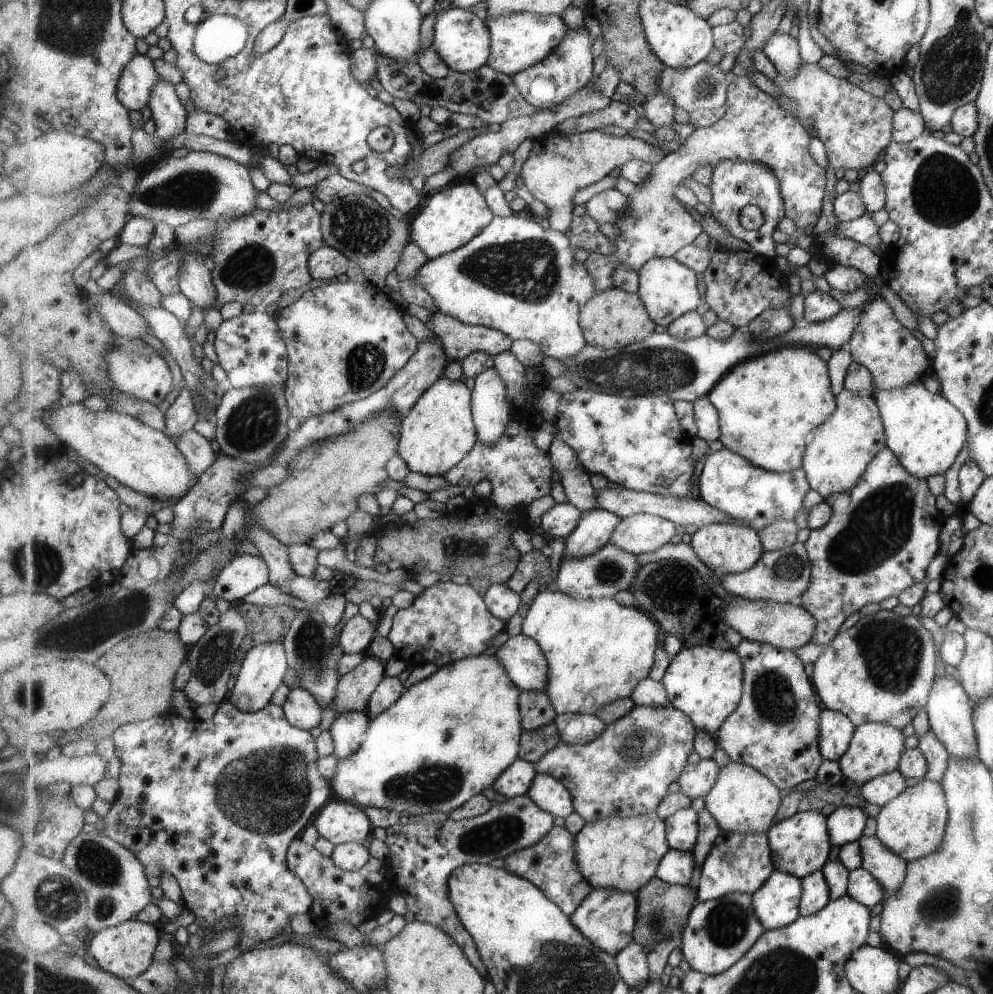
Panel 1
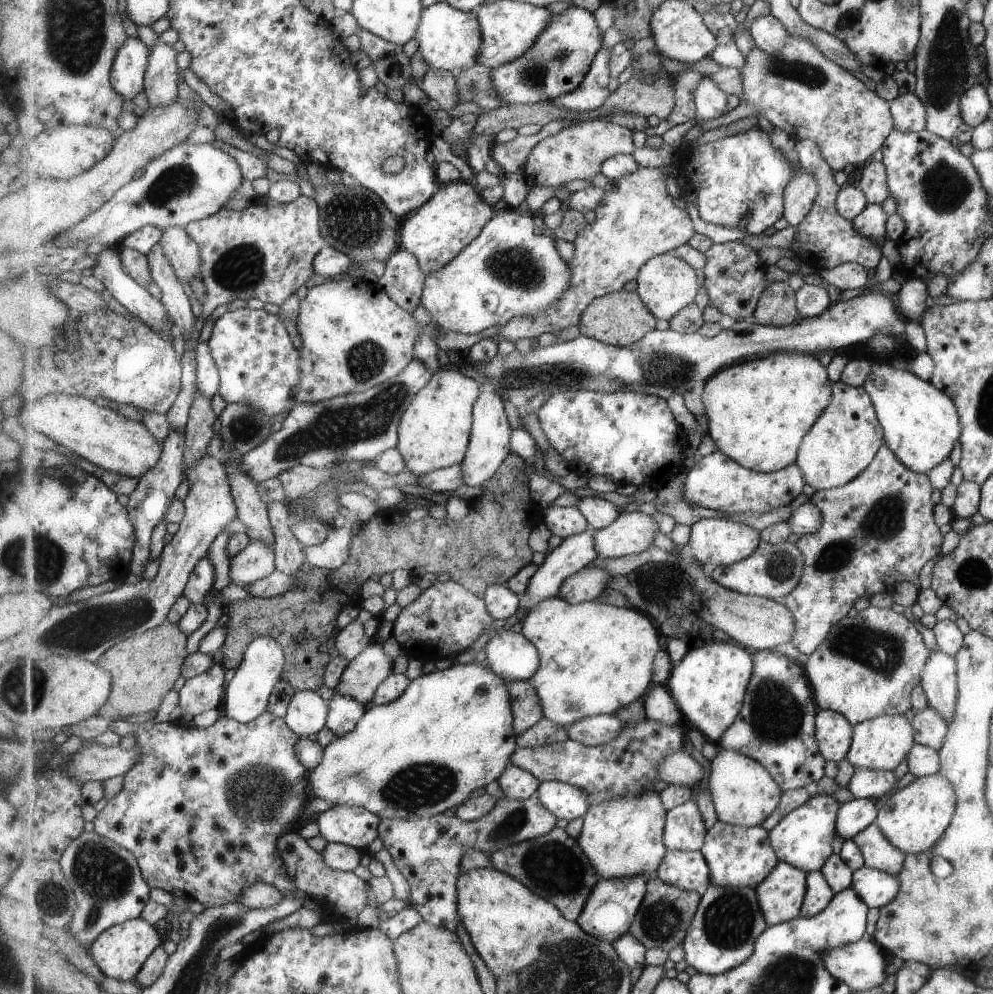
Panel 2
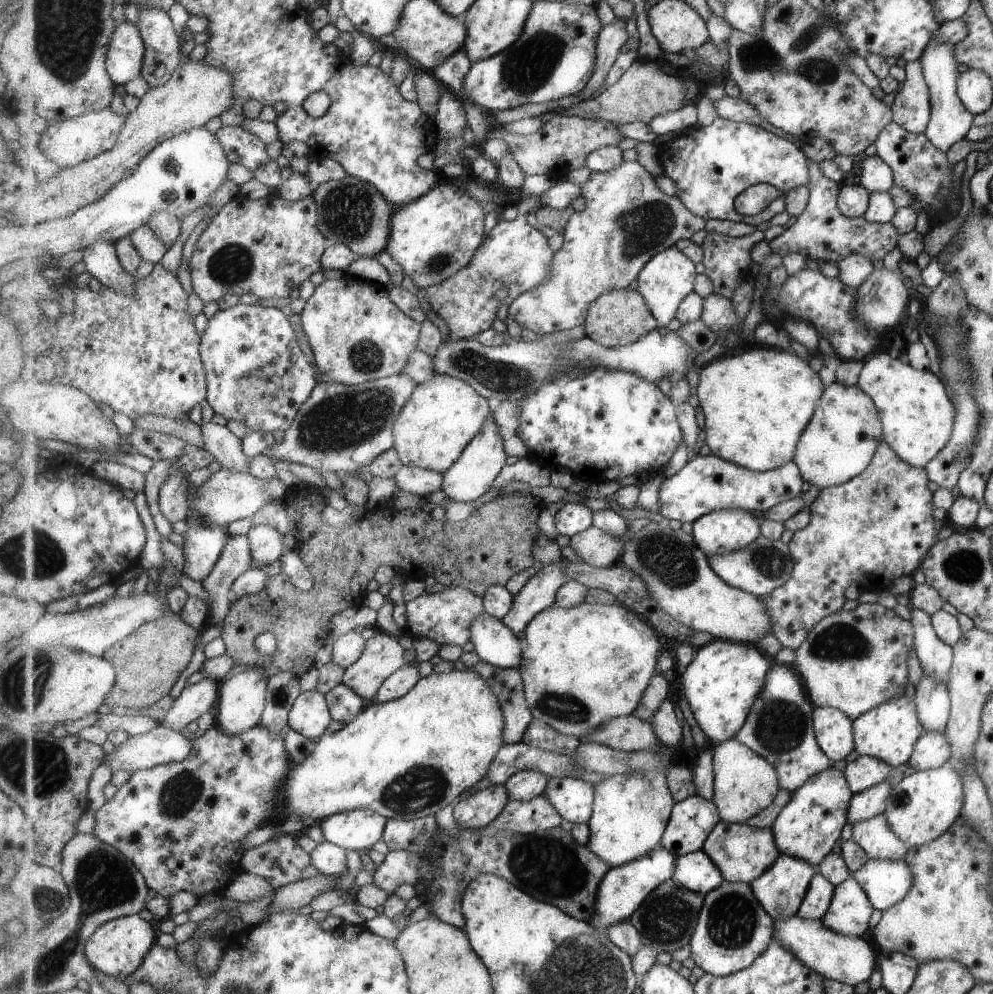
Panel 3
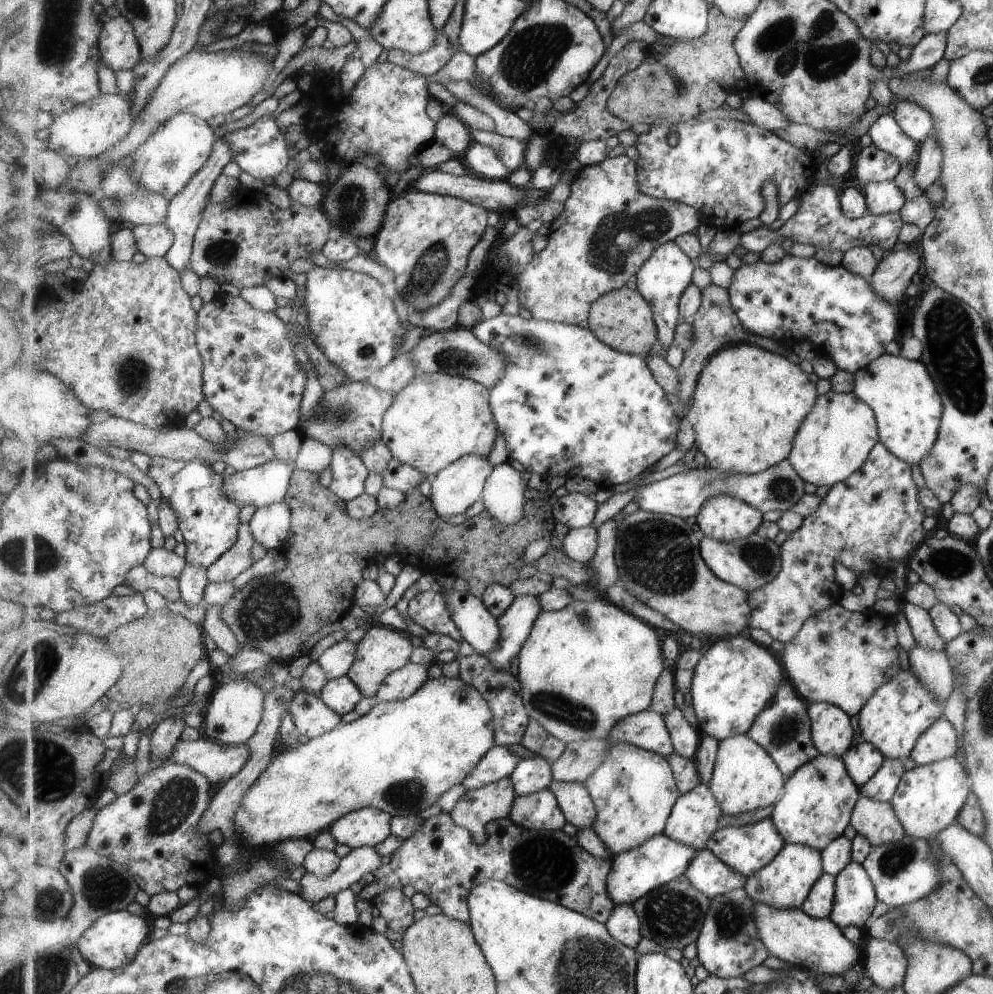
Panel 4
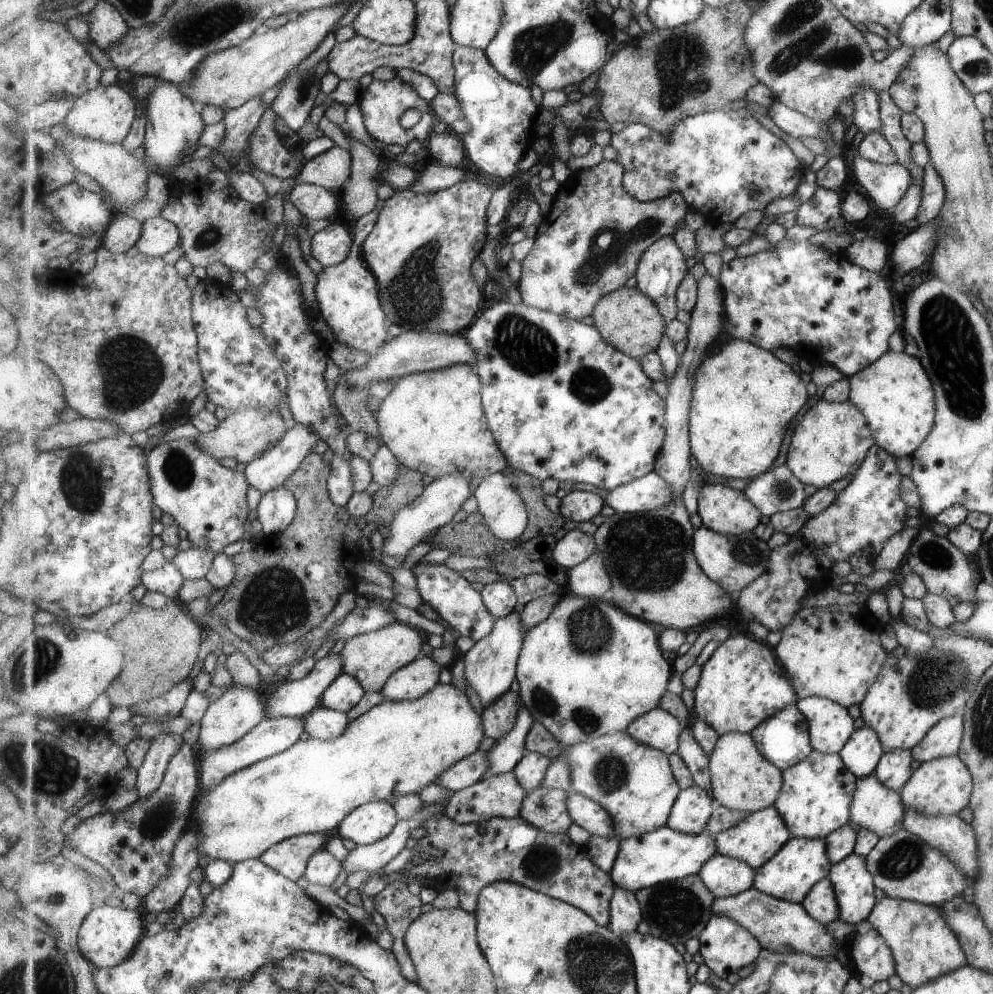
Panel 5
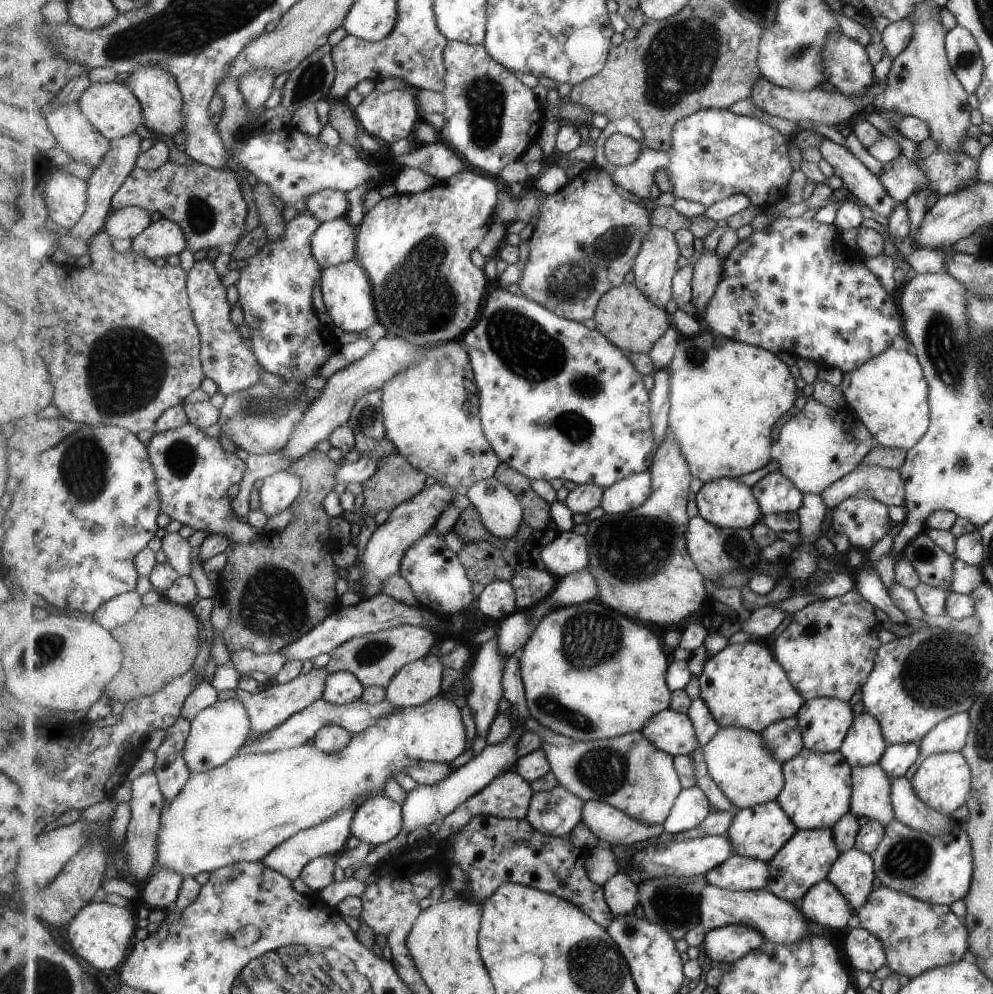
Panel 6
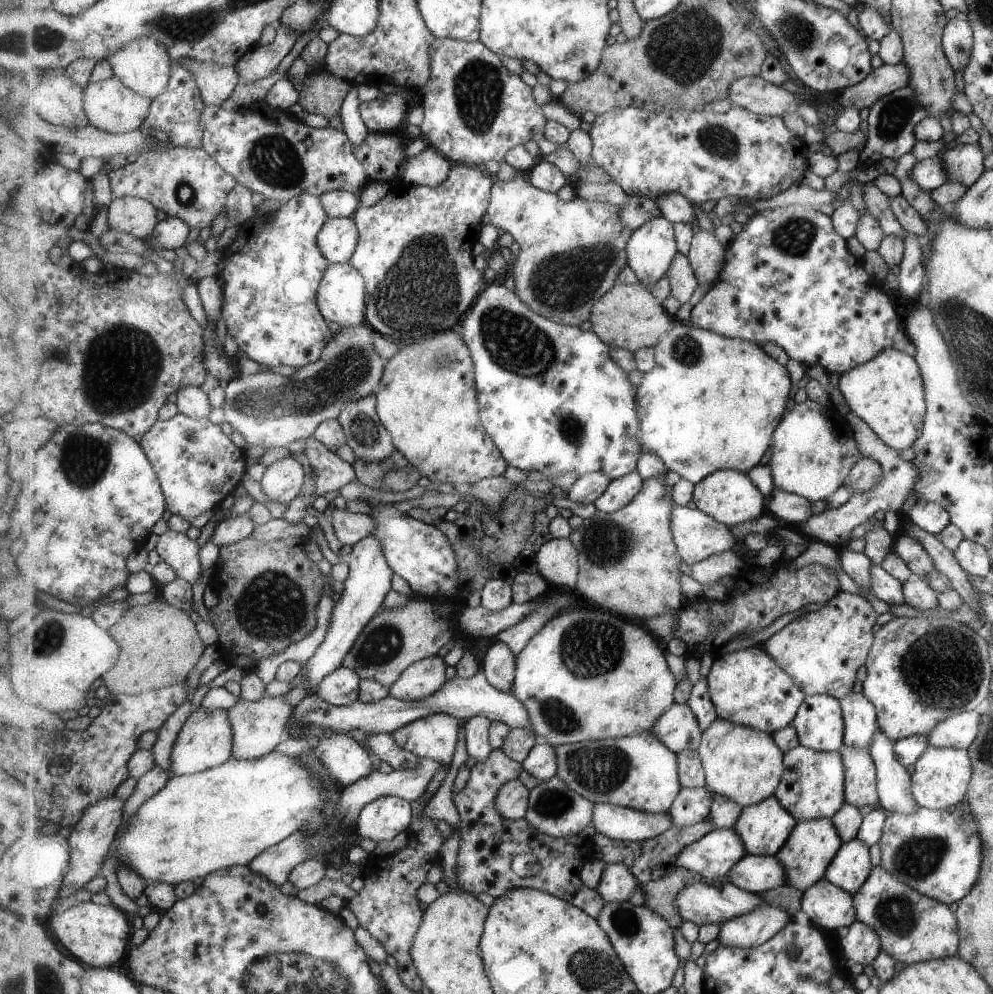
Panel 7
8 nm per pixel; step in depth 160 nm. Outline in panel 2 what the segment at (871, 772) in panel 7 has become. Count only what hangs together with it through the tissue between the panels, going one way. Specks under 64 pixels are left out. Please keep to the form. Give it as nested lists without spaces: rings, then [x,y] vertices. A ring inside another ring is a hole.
[[[873,821],[851,838],[864,857],[864,866],[881,872],[896,874],[904,866],[905,853],[893,846]]]

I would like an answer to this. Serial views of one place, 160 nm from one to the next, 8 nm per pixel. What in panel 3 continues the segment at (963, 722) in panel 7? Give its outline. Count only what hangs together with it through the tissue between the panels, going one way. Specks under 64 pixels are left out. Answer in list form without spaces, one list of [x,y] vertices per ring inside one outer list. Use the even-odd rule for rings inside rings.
[[[924,732],[916,740],[912,754],[907,762],[915,771],[939,768],[951,755],[951,745],[943,733]]]

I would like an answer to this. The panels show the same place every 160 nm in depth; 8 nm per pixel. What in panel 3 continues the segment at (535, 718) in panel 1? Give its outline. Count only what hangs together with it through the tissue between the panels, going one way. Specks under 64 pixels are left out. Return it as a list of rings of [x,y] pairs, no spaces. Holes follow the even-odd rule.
[[[481,660],[475,666],[467,667],[480,674],[496,693],[504,710],[506,725],[504,728],[505,744],[518,743],[534,719],[528,703],[524,678],[519,669],[504,669]]]

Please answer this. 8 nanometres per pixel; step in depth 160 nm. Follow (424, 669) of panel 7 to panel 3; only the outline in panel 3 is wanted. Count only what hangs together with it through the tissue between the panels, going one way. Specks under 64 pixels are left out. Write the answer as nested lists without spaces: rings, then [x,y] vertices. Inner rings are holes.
[[[417,664],[406,665],[397,670],[392,676],[389,676],[389,679],[381,686],[374,702],[389,703],[404,698],[409,692],[412,692],[419,680],[421,680],[421,677],[419,676]]]

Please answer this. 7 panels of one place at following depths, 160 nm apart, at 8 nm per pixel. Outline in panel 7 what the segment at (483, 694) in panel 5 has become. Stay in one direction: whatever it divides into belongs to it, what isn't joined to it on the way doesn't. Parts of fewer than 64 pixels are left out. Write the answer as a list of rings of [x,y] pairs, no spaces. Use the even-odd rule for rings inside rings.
[[[479,715],[466,720],[464,738],[467,753],[477,762],[484,761],[494,751],[490,743],[491,723],[487,717]]]

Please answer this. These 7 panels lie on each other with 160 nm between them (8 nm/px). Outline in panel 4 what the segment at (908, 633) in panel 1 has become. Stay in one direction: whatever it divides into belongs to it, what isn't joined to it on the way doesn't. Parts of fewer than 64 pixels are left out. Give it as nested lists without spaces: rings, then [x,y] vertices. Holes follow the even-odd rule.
[[[839,603],[810,616],[799,634],[785,644],[783,654],[779,655],[779,658],[784,665],[787,679],[803,698],[810,703],[835,705],[844,709],[849,716],[859,714],[860,708],[871,698],[873,691],[899,672],[899,646],[893,622],[885,624],[885,618],[877,614],[872,607],[857,612],[844,609]]]

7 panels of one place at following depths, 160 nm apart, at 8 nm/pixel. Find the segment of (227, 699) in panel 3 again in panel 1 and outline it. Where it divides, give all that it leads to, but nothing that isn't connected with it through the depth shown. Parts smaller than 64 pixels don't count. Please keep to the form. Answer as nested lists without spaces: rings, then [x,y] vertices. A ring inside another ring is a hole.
[[[281,641],[261,643],[253,647],[245,657],[240,675],[234,688],[230,691],[228,700],[237,705],[243,712],[257,712],[268,706],[276,695],[277,689],[286,681],[286,675],[291,668],[288,663],[288,652]]]

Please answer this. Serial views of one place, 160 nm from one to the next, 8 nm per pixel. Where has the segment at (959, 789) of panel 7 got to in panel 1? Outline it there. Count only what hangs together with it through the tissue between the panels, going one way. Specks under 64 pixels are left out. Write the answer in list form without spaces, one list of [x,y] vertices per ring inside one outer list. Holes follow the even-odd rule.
[[[921,778],[913,787],[905,787],[895,799],[880,806],[879,813],[874,817],[876,824],[874,835],[881,841],[881,844],[885,845],[885,848],[900,856],[905,862],[912,861],[932,853],[940,846],[944,828],[947,826],[947,818],[948,805],[941,784]]]

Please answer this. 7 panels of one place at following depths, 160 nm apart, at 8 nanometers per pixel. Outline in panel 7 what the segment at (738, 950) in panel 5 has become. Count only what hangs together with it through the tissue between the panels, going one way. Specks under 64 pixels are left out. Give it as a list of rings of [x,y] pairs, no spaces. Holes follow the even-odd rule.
[[[766,904],[723,924],[717,938],[724,945],[748,949],[765,944],[787,927],[791,920],[779,906]]]

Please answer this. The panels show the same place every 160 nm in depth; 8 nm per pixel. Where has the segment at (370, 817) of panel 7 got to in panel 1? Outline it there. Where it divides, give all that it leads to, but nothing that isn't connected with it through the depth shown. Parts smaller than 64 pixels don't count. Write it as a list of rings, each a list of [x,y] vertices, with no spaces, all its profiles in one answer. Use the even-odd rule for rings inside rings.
[[[337,797],[318,812],[313,822],[320,835],[336,845],[350,842],[367,844],[374,828],[363,808]]]

